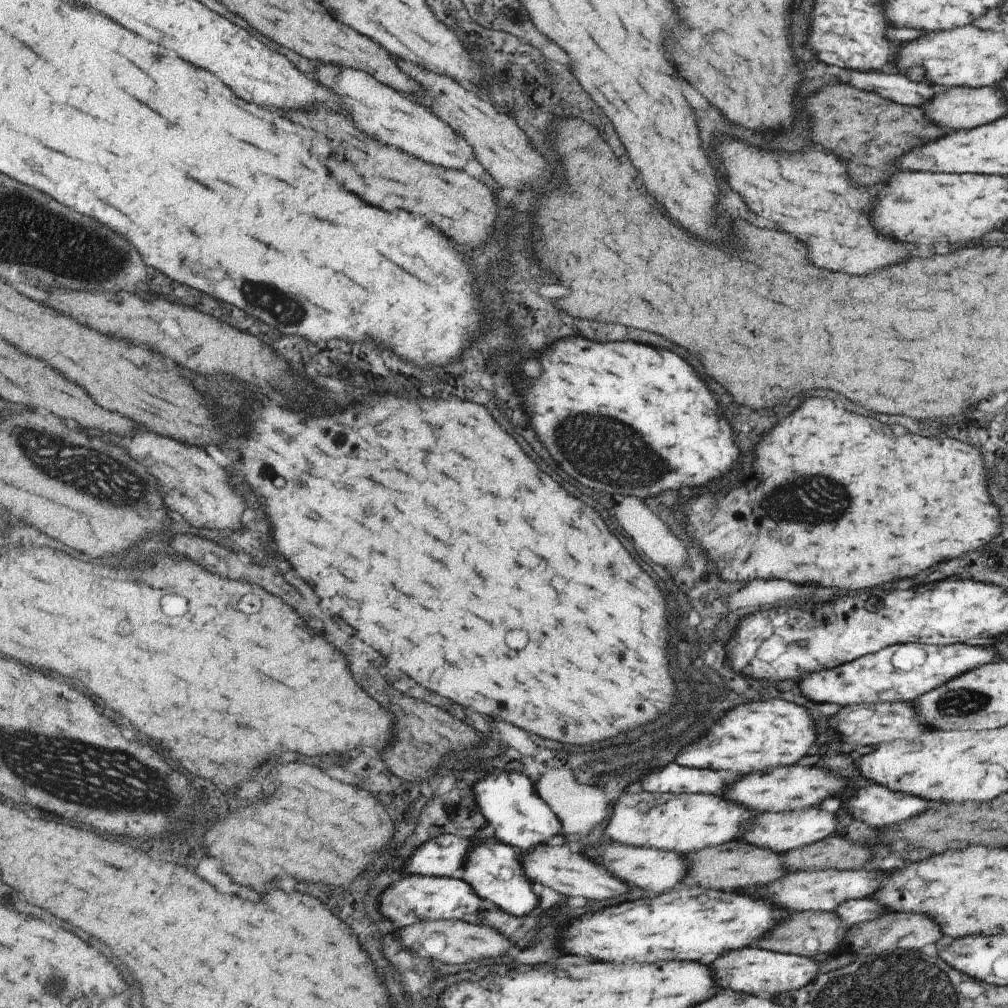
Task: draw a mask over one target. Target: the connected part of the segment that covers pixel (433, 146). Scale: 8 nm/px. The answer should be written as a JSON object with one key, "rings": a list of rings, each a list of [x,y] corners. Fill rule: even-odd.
{"rings":[[[335,63],[333,66],[323,66],[323,68],[327,68],[327,74],[325,80],[319,78],[319,84],[335,94],[335,98],[343,104],[343,110],[347,110],[353,116],[355,126],[359,130],[373,136],[373,124],[375,124],[375,138],[379,142],[397,146],[431,164],[441,164],[447,168],[465,168],[467,162],[471,160],[473,156],[471,146],[465,144],[463,138],[459,138],[450,124],[438,117],[431,109],[419,104],[417,100],[400,93],[390,84],[383,84],[371,76],[371,73],[353,67],[341,68],[341,65],[337,66]]]}

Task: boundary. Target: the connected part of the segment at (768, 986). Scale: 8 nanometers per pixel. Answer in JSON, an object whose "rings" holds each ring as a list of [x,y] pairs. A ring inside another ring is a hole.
{"rings":[[[753,948],[731,950],[717,956],[707,968],[713,974],[715,986],[719,990],[733,991],[760,999],[770,999],[776,994],[801,988],[818,975],[818,962],[809,957],[792,955],[789,953],[765,952]]]}

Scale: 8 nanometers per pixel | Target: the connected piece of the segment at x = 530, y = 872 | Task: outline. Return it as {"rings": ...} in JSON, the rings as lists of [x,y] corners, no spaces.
{"rings":[[[557,844],[557,846],[535,846],[533,850],[523,852],[521,856],[521,870],[525,874],[525,878],[529,878],[535,884],[545,884],[555,892],[561,892],[563,896],[581,896],[587,900],[609,900],[609,898],[617,898],[617,896],[625,896],[627,886],[617,877],[611,876],[609,871],[597,865],[575,852],[571,852],[569,848],[565,848],[566,844]]]}

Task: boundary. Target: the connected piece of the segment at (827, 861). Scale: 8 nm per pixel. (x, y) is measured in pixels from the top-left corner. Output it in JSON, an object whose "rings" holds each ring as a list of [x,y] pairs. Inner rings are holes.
{"rings":[[[843,834],[829,835],[813,844],[784,852],[780,863],[787,872],[860,869],[871,853],[863,846],[845,841]]]}

